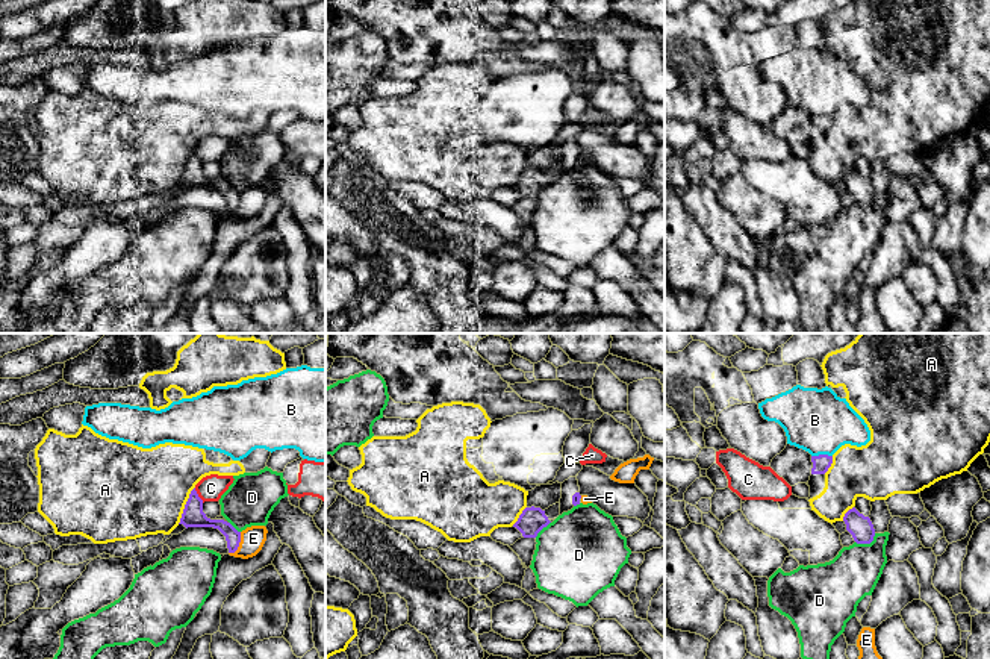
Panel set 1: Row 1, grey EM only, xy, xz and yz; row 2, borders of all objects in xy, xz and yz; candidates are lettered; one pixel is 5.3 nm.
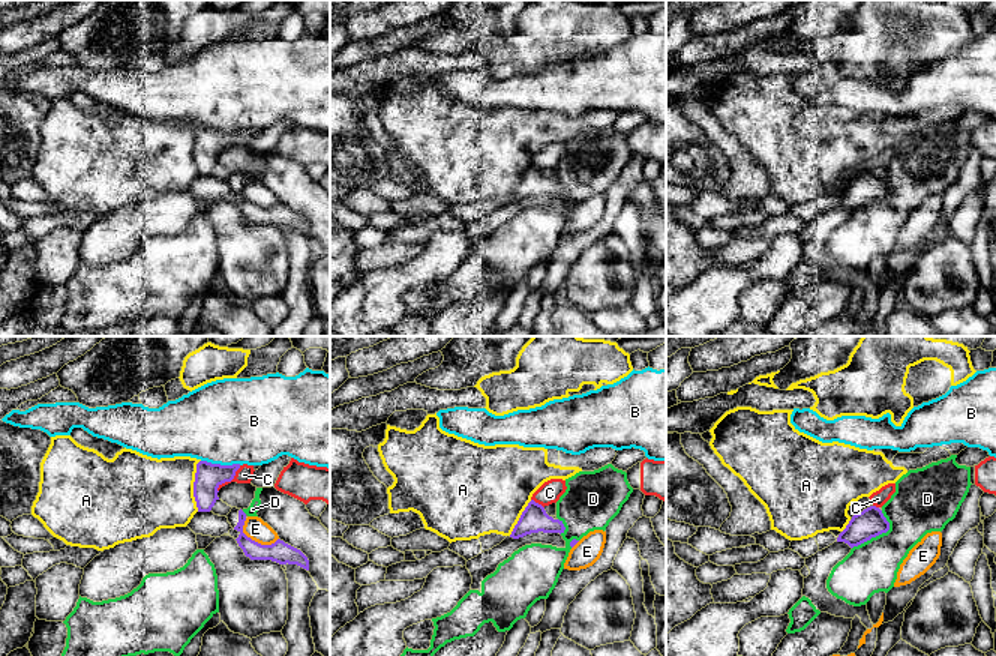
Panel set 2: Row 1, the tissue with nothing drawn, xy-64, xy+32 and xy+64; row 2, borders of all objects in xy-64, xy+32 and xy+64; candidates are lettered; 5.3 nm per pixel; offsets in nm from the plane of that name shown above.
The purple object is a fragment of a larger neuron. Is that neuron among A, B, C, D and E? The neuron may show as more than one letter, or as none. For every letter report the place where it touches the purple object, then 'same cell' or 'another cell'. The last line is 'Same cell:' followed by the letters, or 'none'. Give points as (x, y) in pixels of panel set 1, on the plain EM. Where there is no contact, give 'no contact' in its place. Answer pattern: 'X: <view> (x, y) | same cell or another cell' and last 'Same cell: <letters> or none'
A: xy (185, 165) | another cell
B: yz (821, 115) | same cell
C: xy (197, 156) | another cell
D: yz (866, 203) | another cell
E: xy (238, 205) | another cell
Same cell: B

